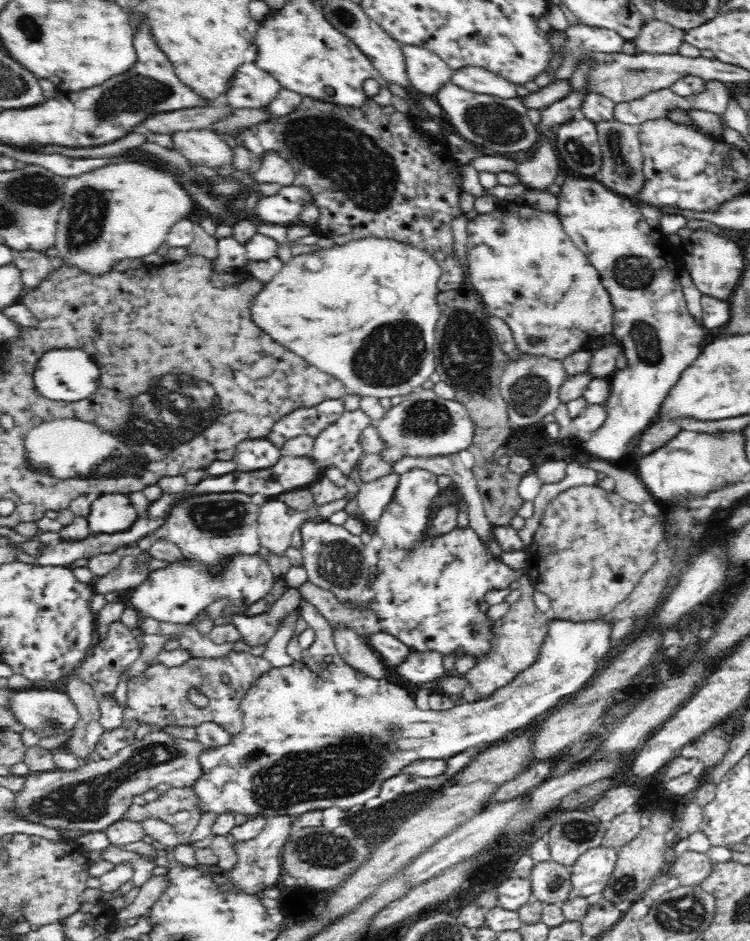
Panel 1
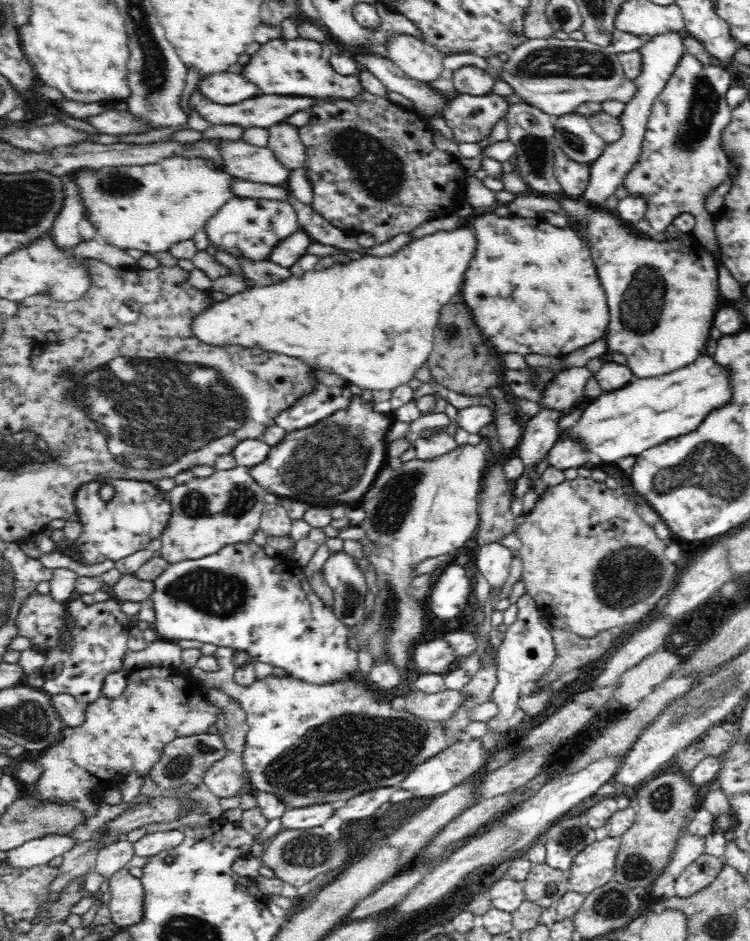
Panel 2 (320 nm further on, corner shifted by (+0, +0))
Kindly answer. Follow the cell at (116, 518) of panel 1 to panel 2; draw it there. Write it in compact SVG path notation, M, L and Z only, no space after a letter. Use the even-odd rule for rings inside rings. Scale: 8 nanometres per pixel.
M108 480L106 482L88 482L88 484L82 484L76 492L76 498L74 498L74 505L76 505L76 512L78 520L82 524L81 535L75 540L74 544L76 550L81 552L82 557L86 559L88 565L97 564L108 560L116 560L147 548L148 543L155 538L158 538L162 529L166 528L168 524L168 518L172 507L170 501L167 500L167 493L158 490L154 484L150 482L136 482L135 480ZM102 486L112 486L114 492L116 492L116 499L104 502L102 496L100 496L100 490Z

